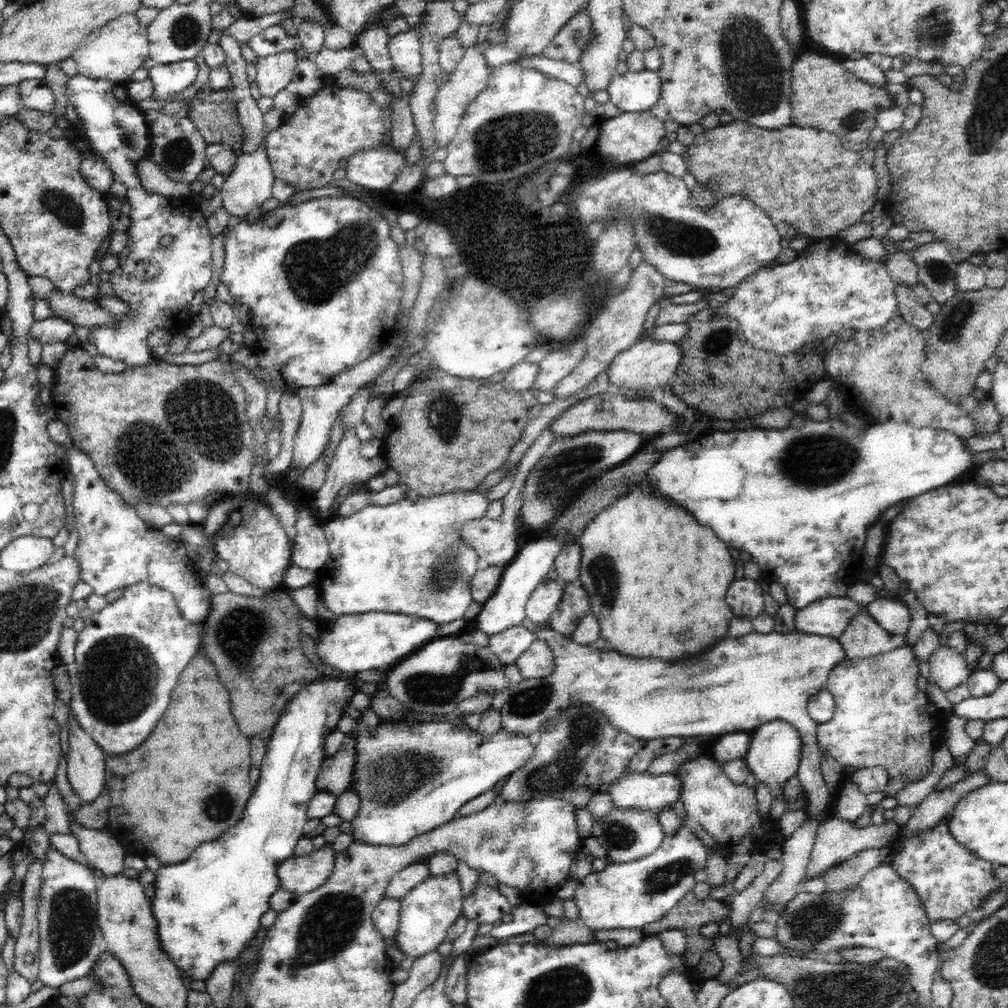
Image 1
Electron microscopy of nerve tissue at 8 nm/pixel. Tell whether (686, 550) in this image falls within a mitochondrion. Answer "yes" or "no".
no

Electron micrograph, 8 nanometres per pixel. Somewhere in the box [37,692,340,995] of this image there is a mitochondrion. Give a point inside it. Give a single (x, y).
(71, 925)

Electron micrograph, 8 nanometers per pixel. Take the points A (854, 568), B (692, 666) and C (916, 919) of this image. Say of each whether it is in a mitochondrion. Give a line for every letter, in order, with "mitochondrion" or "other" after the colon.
A: other
B: mitochondrion
C: other

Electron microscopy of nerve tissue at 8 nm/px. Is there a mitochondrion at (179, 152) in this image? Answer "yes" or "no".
yes

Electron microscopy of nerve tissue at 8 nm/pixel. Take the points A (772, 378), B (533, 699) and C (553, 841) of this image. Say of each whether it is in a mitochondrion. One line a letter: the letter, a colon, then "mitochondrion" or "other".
A: other
B: mitochondrion
C: other

